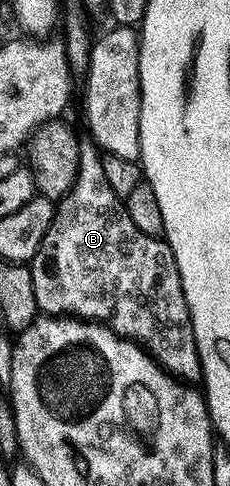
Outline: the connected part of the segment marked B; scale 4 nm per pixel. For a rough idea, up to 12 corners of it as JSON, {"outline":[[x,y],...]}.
{"outline":[[82,140],[31,270],[38,312],[104,323],[201,379],[164,238]]}

